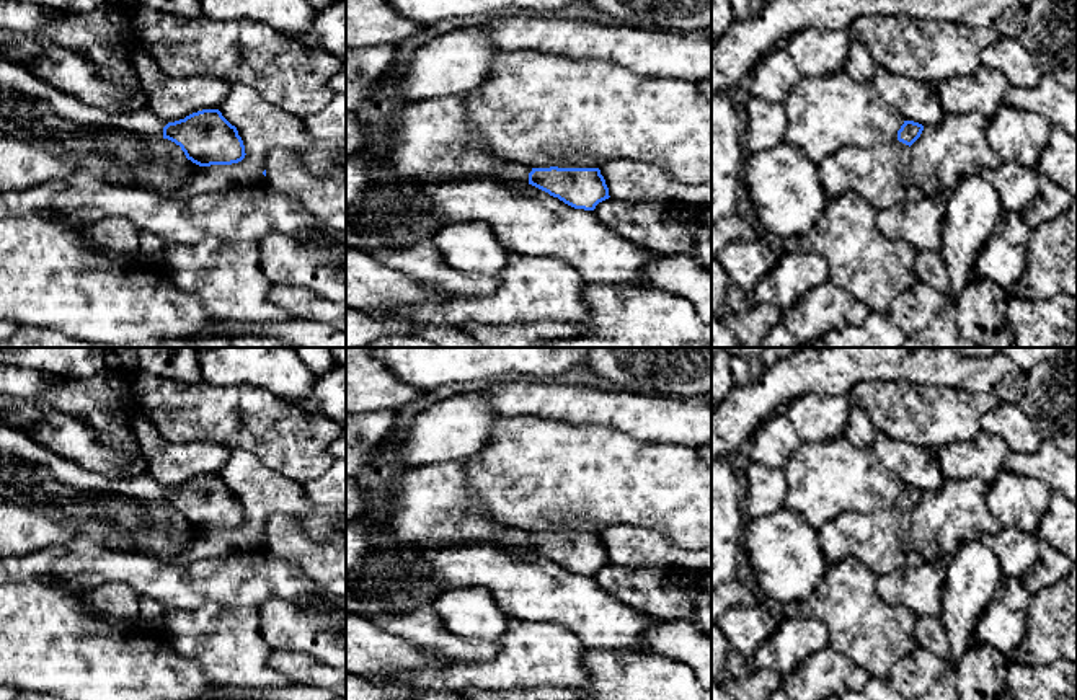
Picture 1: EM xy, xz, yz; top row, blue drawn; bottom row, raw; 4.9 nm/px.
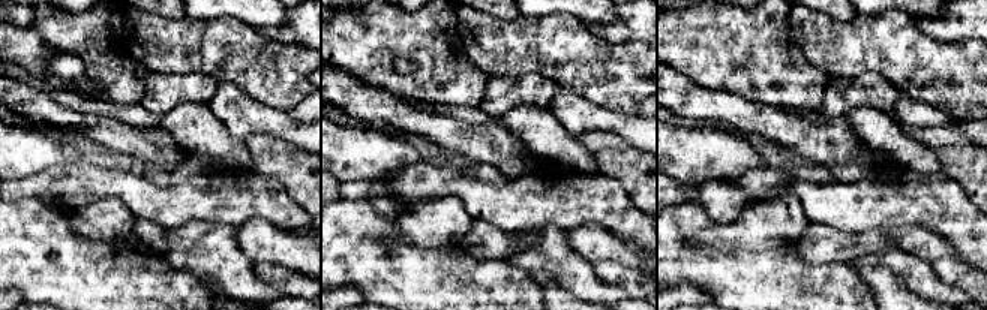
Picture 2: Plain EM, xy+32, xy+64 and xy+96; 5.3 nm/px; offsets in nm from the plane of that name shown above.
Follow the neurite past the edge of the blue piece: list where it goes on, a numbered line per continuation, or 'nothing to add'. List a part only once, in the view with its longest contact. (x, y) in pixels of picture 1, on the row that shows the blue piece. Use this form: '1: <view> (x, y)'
1: xz (514, 177)

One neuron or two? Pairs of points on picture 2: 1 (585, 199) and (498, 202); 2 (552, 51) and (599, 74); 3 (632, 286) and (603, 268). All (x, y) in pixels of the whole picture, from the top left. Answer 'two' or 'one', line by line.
1: one
2: one
3: one

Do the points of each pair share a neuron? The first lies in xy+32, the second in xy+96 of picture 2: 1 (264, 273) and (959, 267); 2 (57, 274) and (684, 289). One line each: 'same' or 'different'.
1: same
2: different

